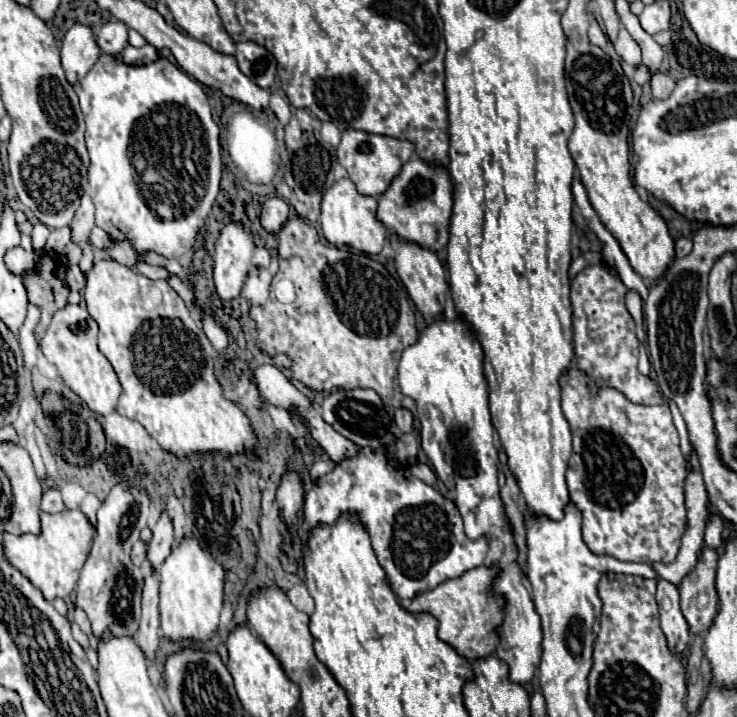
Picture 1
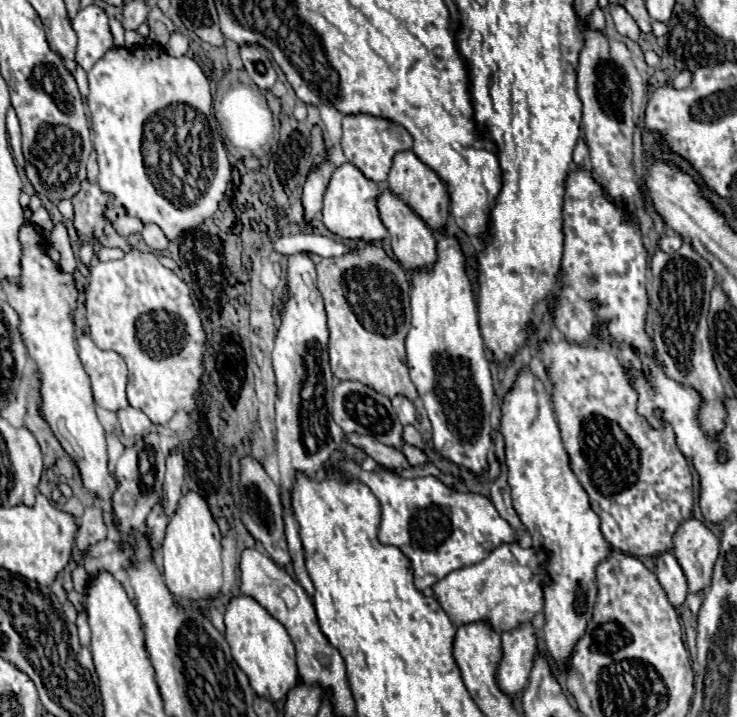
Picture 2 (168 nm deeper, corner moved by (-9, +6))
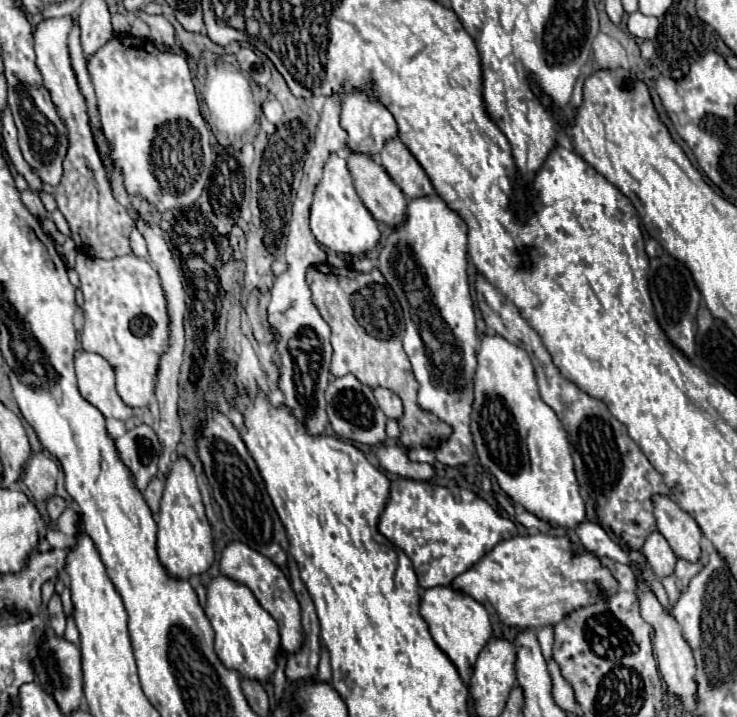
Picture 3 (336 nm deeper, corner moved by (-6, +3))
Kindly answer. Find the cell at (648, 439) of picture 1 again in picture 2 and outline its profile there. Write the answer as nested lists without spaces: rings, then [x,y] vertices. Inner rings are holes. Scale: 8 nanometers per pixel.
[[[560,341],[556,345],[554,343],[544,343],[544,347],[540,347],[540,353],[542,353],[542,361],[546,365],[548,377],[550,377],[552,385],[554,385],[552,387],[552,403],[554,403],[554,413],[556,413],[558,427],[560,427],[560,433],[562,433],[562,441],[564,441],[564,447],[566,447],[568,457],[570,457],[570,467],[572,467],[578,483],[588,493],[590,505],[592,505],[594,513],[600,517],[600,529],[602,529],[604,539],[614,549],[620,549],[622,553],[634,555],[634,557],[656,557],[656,555],[660,555],[664,551],[670,551],[674,547],[674,533],[678,531],[678,527],[684,521],[688,521],[692,517],[694,497],[692,497],[692,471],[690,471],[690,463],[686,461],[686,457],[682,455],[682,451],[680,451],[680,447],[676,443],[676,435],[674,435],[672,425],[668,421],[664,421],[662,409],[654,411],[654,417],[660,421],[660,427],[652,427],[650,421],[636,411],[638,409],[638,393],[628,383],[628,377],[626,377],[622,365],[618,363],[618,359],[614,357],[612,347],[608,347],[608,345],[594,347],[594,345],[578,345],[578,343],[570,343],[570,341]]]

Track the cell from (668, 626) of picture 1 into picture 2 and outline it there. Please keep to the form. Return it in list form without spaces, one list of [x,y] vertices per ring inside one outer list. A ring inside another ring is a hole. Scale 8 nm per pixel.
[[[670,551],[658,555],[656,577],[658,577],[662,589],[666,591],[666,597],[670,601],[670,605],[676,607],[676,609],[682,607],[686,603],[688,585],[686,585],[686,577],[682,573],[682,567],[678,565],[676,557]]]

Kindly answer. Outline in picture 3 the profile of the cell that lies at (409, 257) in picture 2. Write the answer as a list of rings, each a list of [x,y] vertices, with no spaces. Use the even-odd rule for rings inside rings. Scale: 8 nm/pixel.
[[[349,150],[349,156],[347,156],[347,168],[353,176],[353,184],[355,184],[355,190],[357,194],[361,196],[363,204],[367,206],[367,210],[373,214],[375,220],[381,220],[389,230],[393,226],[399,226],[405,218],[405,194],[401,192],[401,188],[391,180],[391,176],[385,172],[385,168],[369,154],[365,152],[353,152]]]

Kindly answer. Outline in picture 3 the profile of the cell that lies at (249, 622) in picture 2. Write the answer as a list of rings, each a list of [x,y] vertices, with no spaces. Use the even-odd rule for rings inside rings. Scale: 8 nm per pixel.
[[[217,576],[207,584],[207,604],[203,612],[215,632],[215,654],[219,660],[245,678],[257,678],[259,682],[271,680],[281,650],[279,628],[271,614],[261,608],[253,592],[227,576]]]

